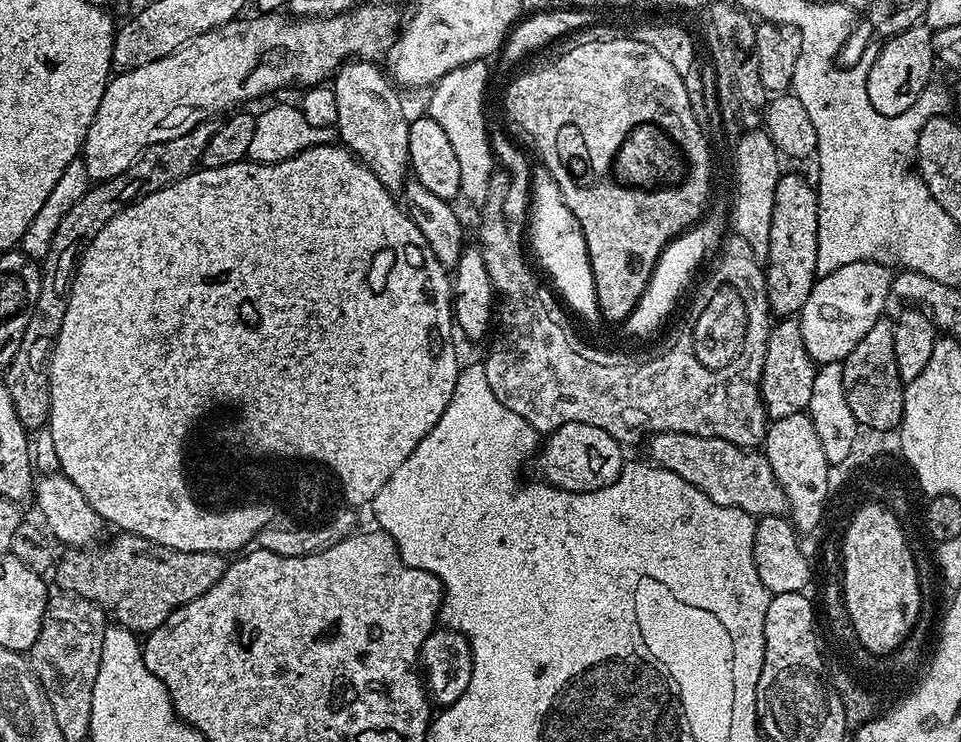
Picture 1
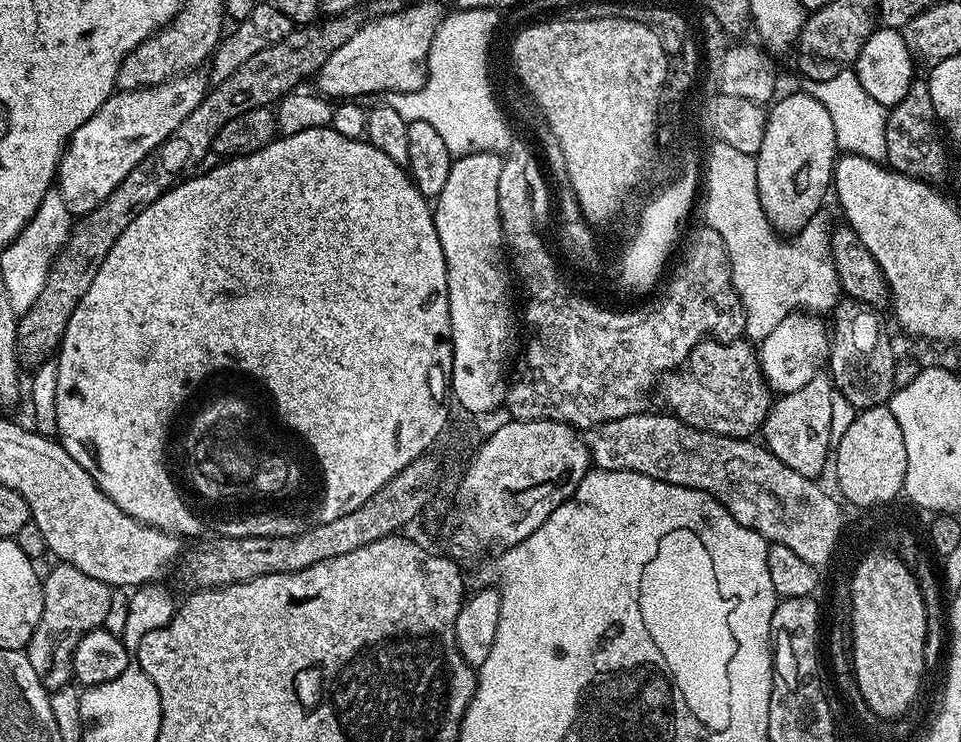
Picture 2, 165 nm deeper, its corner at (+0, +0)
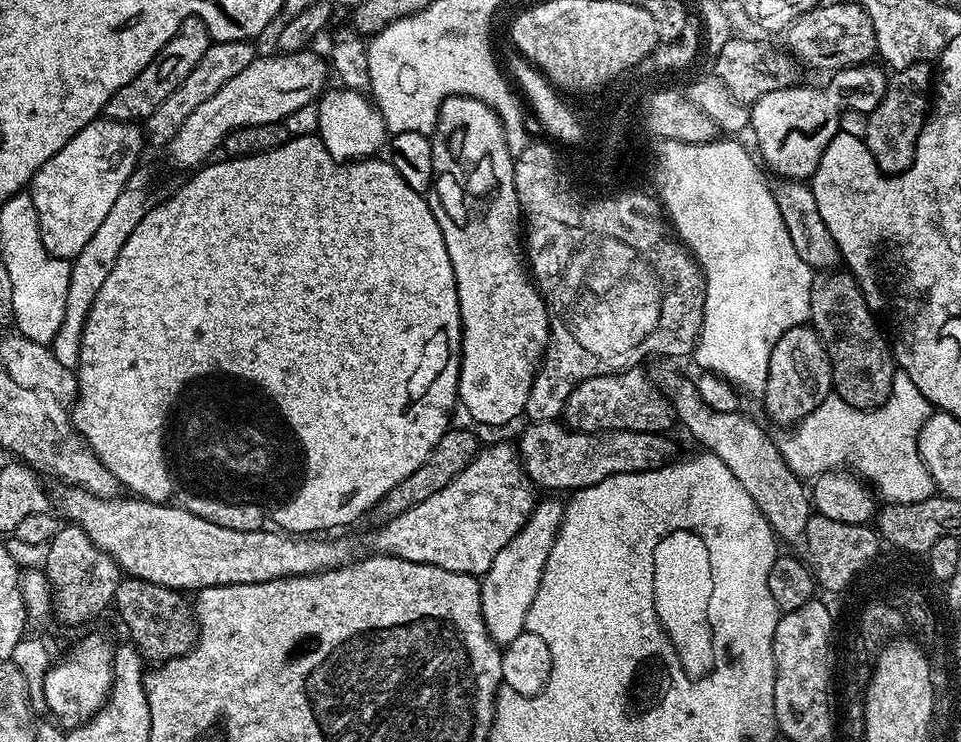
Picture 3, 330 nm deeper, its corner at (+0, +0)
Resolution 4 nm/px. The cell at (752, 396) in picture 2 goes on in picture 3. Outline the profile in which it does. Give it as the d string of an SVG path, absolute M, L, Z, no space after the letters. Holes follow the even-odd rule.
M639 367L584 380L564 403L562 420L574 432L658 432L667 433L674 424L671 402L659 390L653 377Z

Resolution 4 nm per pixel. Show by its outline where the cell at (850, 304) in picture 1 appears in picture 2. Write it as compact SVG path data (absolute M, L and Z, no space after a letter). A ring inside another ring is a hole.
M793 314L787 316L766 334L758 344L758 363L760 374L764 377L764 383L773 393L783 394L793 392L810 378L821 375L828 359L828 345L830 343L830 328L824 324L819 315Z

